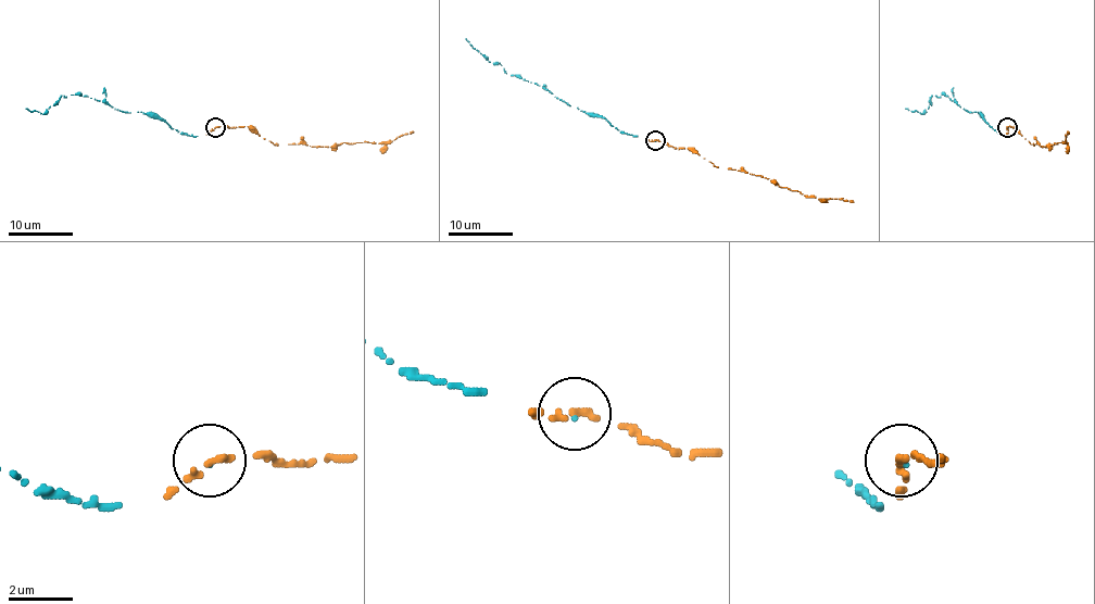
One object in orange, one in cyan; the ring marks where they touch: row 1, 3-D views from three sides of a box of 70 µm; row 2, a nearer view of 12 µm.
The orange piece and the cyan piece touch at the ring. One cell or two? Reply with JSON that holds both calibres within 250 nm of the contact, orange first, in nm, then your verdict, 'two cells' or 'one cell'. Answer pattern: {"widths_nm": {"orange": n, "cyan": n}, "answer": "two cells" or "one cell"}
{"widths_nm": {"orange": 260, "cyan": 50}, "answer": "one cell"}

